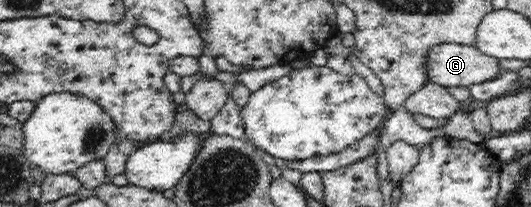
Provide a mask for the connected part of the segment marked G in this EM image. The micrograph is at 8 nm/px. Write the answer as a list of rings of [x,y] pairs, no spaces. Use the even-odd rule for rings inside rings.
[[[442,43],[434,44],[426,50],[423,57],[423,66],[426,72],[428,83],[441,84],[450,88],[451,86],[471,86],[474,83],[480,83],[491,80],[492,77],[499,74],[497,59],[482,54],[474,45]]]

